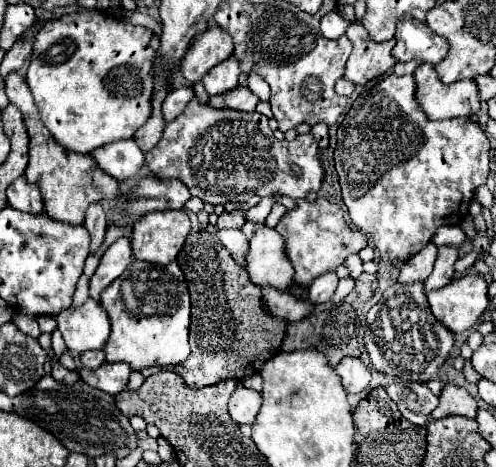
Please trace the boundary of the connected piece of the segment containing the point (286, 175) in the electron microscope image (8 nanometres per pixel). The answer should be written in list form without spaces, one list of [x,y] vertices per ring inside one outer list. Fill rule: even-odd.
[[[193,99],[187,109],[175,119],[169,121],[161,141],[157,147],[153,147],[147,155],[149,169],[159,179],[179,179],[187,185],[189,193],[203,199],[211,205],[225,205],[225,203],[245,203],[251,195],[273,195],[283,193],[291,199],[307,197],[309,193],[319,191],[321,179],[323,179],[323,165],[317,155],[317,141],[311,133],[297,135],[293,141],[277,139],[275,133],[269,127],[269,121],[265,115],[253,111],[253,113],[241,113],[233,109],[211,109],[209,105],[201,105],[197,99]],[[299,163],[301,177],[291,175],[291,165]]]

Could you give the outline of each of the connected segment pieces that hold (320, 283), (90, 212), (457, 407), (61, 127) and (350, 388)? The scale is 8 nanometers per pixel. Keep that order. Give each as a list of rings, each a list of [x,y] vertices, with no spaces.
[[[327,273],[327,275],[321,275],[317,277],[311,285],[309,285],[309,299],[315,303],[315,305],[325,305],[331,301],[331,297],[335,295],[335,289],[337,289],[337,275],[333,273]]]
[[[95,203],[87,209],[87,219],[83,225],[91,233],[91,253],[95,253],[103,245],[105,229],[107,229],[107,215],[101,203]]]
[[[447,383],[439,395],[439,405],[431,413],[431,419],[443,419],[447,415],[461,415],[475,419],[477,403],[465,389]]]
[[[89,9],[63,15],[61,19],[47,21],[43,25],[33,39],[33,53],[25,79],[45,127],[61,147],[85,155],[101,145],[131,139],[133,133],[149,119],[153,97],[151,65],[155,57],[155,51],[149,47],[149,39],[151,29],[147,27],[117,21],[111,15]]]
[[[343,357],[341,363],[337,365],[337,373],[347,393],[359,393],[371,381],[369,367],[361,359],[355,359],[355,357]]]

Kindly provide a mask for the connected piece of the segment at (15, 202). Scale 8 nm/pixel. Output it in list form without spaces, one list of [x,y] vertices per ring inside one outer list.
[[[23,177],[15,179],[7,187],[7,199],[9,207],[25,213],[41,213],[43,211],[43,199],[37,189],[37,185],[29,185]]]

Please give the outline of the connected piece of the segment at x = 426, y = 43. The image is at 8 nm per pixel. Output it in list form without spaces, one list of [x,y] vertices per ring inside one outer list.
[[[403,17],[399,21],[395,41],[397,45],[393,49],[393,57],[401,63],[419,61],[439,65],[449,51],[449,45],[443,37],[435,35],[425,23],[411,17]]]

